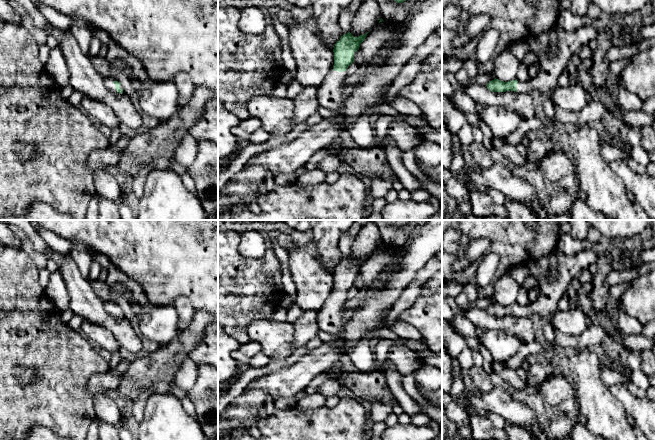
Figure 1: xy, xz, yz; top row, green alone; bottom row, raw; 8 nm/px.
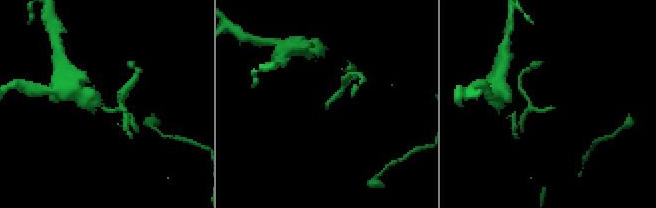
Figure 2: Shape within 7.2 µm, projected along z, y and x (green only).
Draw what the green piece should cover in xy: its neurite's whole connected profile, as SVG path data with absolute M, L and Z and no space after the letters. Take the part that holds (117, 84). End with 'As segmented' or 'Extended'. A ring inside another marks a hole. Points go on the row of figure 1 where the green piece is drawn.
M105 80L105 86L115 93L123 93L122 84L118 81Z. Extended

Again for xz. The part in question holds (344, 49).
M348 32L336 42L333 49L333 69L318 87L318 105L337 112L342 109L345 99L341 94L341 88L344 85L344 79L348 75L346 70L354 62L354 54L359 50L360 44L365 40L368 33L354 37Z. Extended

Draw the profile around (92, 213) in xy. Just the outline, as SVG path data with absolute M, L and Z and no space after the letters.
M95 195L87 208L85 218L86 220L98 220L99 211L98 211L98 203L99 203L99 197L98 195Z

